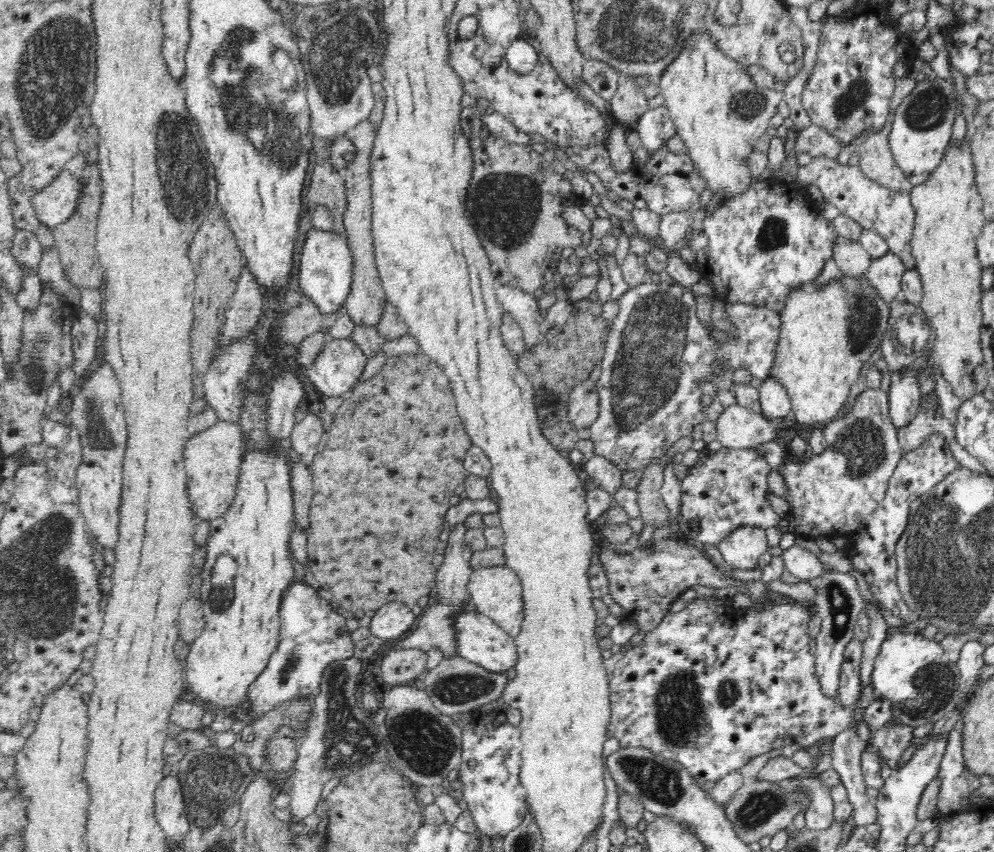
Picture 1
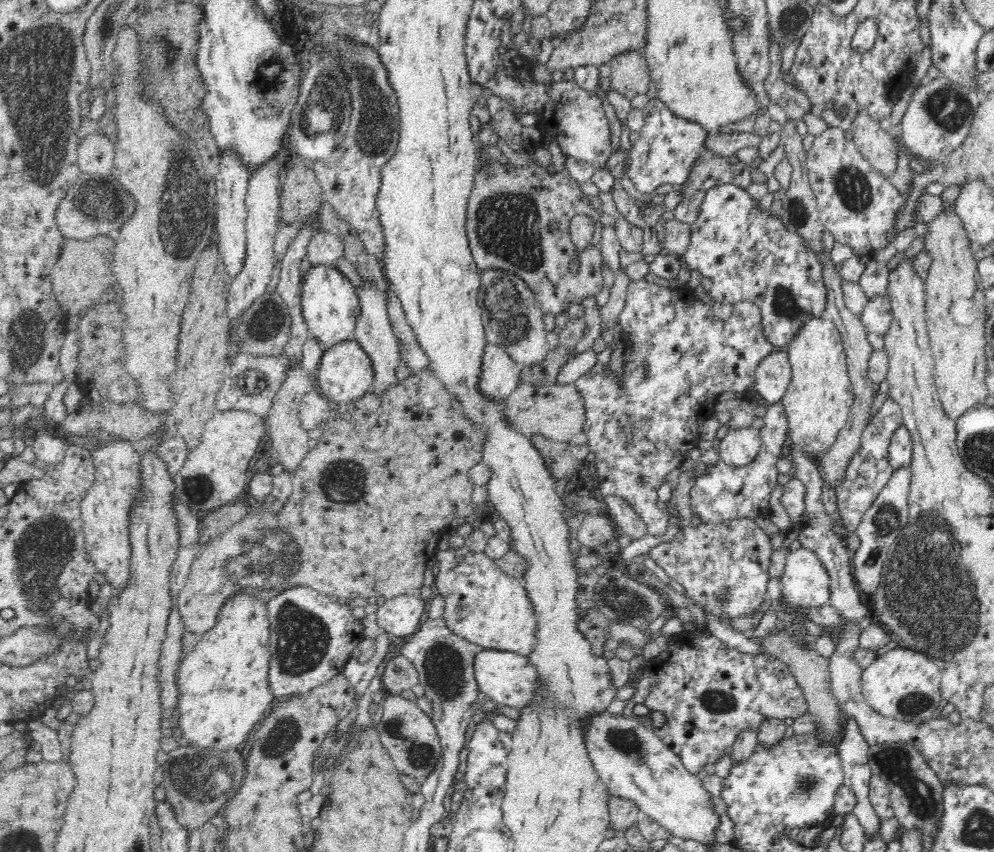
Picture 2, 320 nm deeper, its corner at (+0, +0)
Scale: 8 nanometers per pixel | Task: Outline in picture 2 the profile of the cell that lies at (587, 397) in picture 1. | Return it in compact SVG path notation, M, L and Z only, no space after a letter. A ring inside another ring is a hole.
M520 380L516 389L508 396L500 410L500 419L525 437L542 435L550 441L569 443L574 435L582 432L584 420L584 400L576 386L566 384L535 386Z

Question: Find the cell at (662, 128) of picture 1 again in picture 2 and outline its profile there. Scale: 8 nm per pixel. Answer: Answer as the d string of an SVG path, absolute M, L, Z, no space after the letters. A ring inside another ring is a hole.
M660 99L650 100L642 112L644 126L639 132L638 140L630 148L629 167L626 170L628 178L640 193L654 193L661 184L671 184L675 188L682 186L689 179L697 160L708 153L705 146L707 130L701 124L674 114Z

